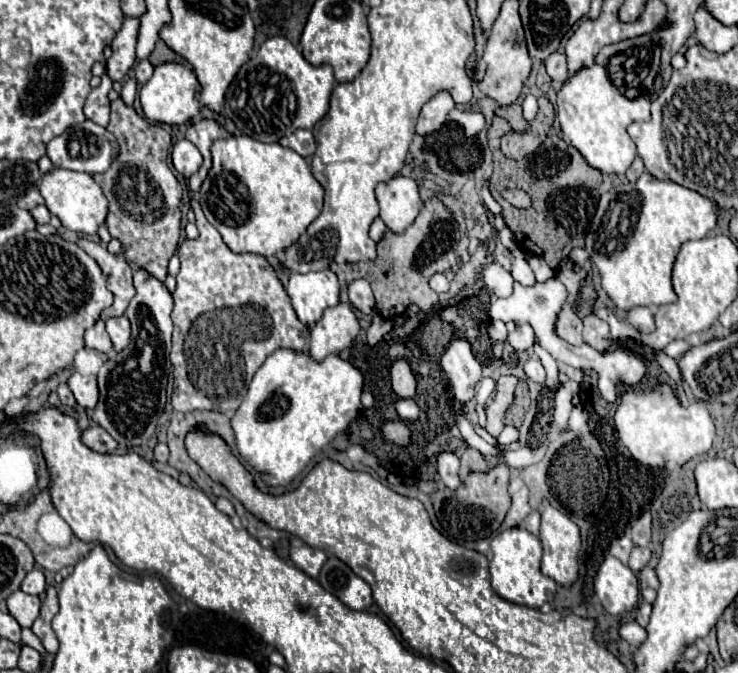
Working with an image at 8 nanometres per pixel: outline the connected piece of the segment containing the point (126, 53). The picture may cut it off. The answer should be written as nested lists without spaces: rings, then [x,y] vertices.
[[[125,19],[121,31],[117,33],[117,37],[111,43],[113,55],[105,63],[105,73],[113,83],[123,81],[135,63],[137,29],[139,29],[139,19]]]

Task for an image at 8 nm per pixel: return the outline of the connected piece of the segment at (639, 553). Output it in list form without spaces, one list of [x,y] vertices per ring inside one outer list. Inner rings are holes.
[[[633,547],[633,553],[631,553],[631,559],[629,559],[629,567],[639,573],[651,559],[651,549],[649,547]]]

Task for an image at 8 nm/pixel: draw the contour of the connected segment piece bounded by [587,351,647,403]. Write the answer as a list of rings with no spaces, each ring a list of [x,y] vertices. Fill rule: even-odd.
[[[611,351],[605,355],[589,355],[589,369],[599,373],[599,391],[609,401],[617,401],[617,393],[621,393],[621,385],[639,385],[647,375],[643,361],[625,351]]]

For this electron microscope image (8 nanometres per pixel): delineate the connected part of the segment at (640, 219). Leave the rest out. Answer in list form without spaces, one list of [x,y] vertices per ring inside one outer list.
[[[645,171],[637,183],[617,185],[601,195],[585,235],[585,251],[599,271],[601,287],[617,309],[659,307],[677,301],[671,271],[679,247],[689,239],[703,239],[715,225],[713,201],[673,181],[657,181]]]

